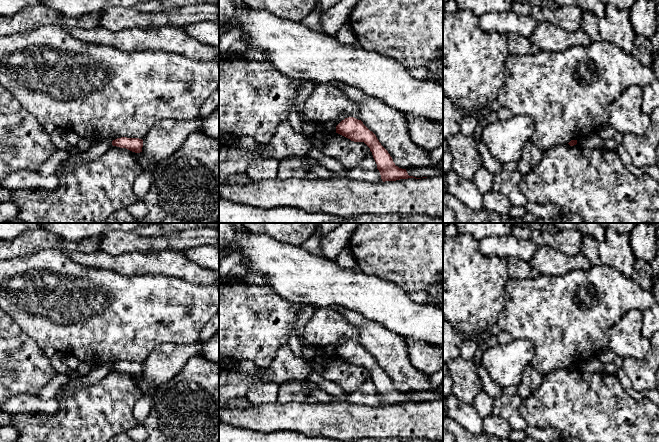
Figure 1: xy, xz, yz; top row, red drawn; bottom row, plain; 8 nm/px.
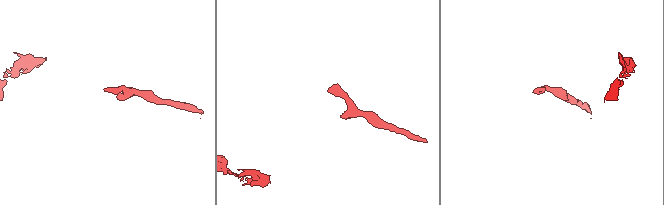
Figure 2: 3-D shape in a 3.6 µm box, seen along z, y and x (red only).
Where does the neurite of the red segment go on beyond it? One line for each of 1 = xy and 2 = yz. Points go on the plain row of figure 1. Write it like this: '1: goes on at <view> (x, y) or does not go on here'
1: does not go on here
2: does not go on here

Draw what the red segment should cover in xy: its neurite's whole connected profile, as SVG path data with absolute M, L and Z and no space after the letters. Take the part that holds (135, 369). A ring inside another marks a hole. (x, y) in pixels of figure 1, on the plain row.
M121 361L113 364L112 369L120 372L126 372L135 377L140 377L142 376L143 364L139 362Z

